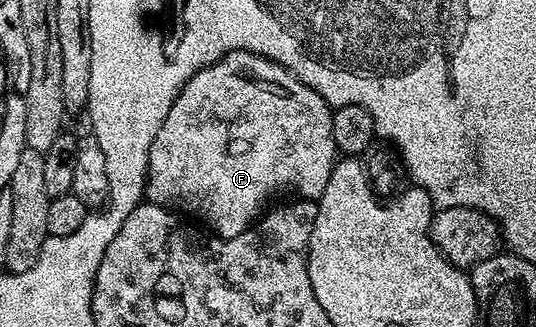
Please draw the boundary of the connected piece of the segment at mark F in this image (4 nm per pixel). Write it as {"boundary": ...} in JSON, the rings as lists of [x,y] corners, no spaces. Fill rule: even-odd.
{"boundary":[[[234,50],[229,52],[221,60],[217,60],[213,64],[209,64],[205,68],[201,68],[201,72],[197,72],[190,78],[181,88],[179,95],[173,100],[173,104],[169,108],[169,116],[165,116],[165,124],[161,124],[161,128],[157,128],[157,136],[153,136],[153,144],[149,148],[149,164],[147,165],[147,189],[145,191],[146,197],[154,202],[156,206],[165,206],[172,212],[178,212],[180,215],[188,216],[192,214],[195,218],[200,218],[204,222],[208,231],[214,232],[220,238],[235,238],[241,232],[245,232],[251,225],[268,209],[270,198],[275,198],[278,194],[291,194],[287,196],[298,196],[303,200],[317,200],[325,192],[325,184],[329,184],[329,176],[333,172],[337,161],[337,151],[335,148],[335,141],[333,140],[333,120],[331,119],[332,107],[327,105],[325,99],[317,96],[317,92],[313,88],[309,88],[305,84],[301,84],[301,80],[297,80],[291,73],[285,69],[284,66],[278,66],[276,62],[271,62],[268,58],[257,56],[248,50]]]}

